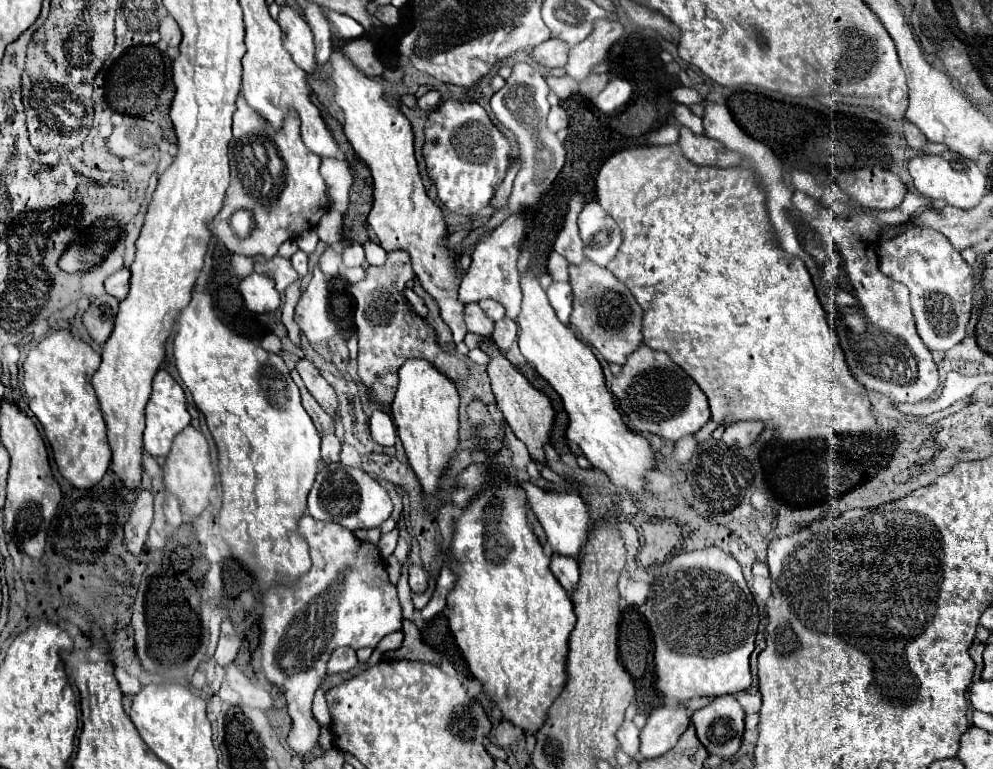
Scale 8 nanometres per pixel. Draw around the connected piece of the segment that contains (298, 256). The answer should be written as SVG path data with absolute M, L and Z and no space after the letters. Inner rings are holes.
M297 251L297 253L291 257L291 263L293 263L295 271L297 271L301 277L305 277L305 275L307 275L307 253Z

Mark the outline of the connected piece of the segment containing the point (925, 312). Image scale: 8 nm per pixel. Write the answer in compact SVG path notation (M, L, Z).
M909 229L903 235L881 241L879 249L881 273L907 285L911 291L911 309L921 341L929 351L949 351L965 337L965 325L971 317L973 271L971 265L953 249L949 239L937 231Z

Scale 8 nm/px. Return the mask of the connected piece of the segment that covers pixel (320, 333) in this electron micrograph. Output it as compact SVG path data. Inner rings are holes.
M316 265L313 279L295 307L295 321L311 345L325 345L339 333L339 327L330 317L328 296L327 279Z

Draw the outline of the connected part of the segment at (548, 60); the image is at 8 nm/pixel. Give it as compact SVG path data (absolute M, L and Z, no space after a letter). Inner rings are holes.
M549 39L549 41L533 47L531 57L547 69L565 67L565 63L569 59L569 45L561 43L561 39Z

